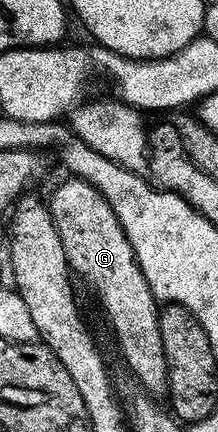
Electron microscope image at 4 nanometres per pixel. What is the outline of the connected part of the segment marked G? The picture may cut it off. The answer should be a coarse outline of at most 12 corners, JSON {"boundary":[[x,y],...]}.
{"boundary":[[90,183],[47,198],[68,268],[96,292],[139,388],[168,392],[160,309]]}

